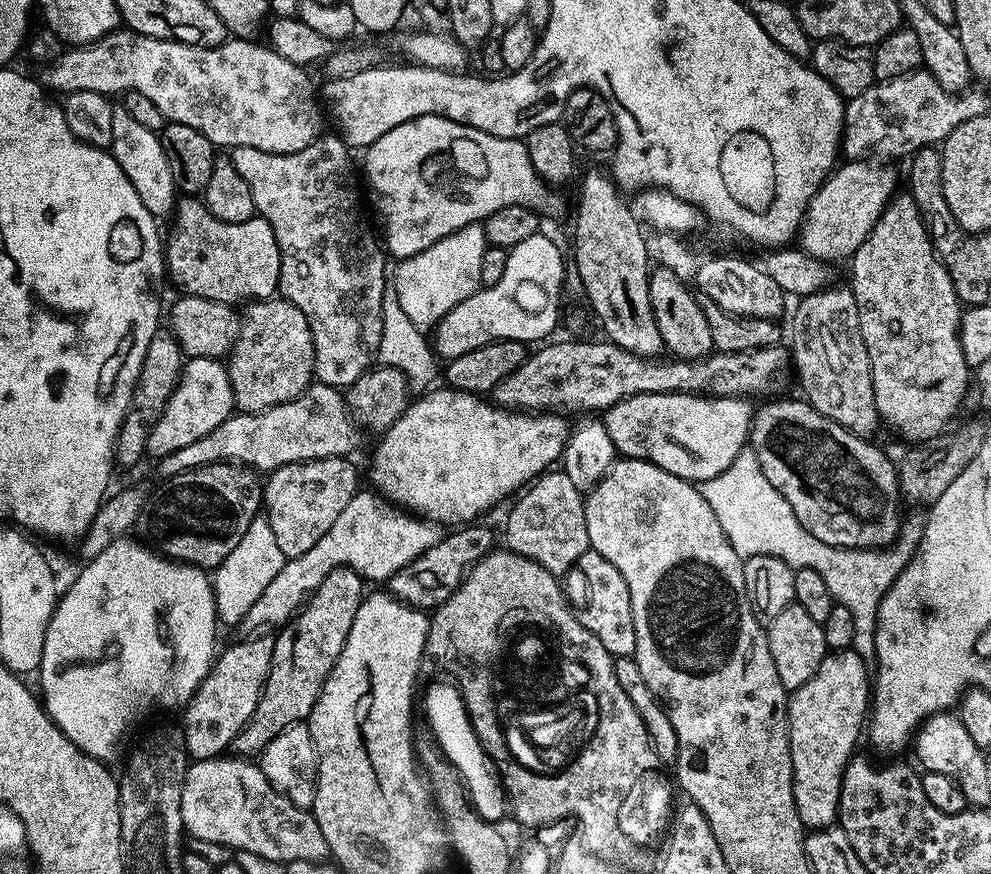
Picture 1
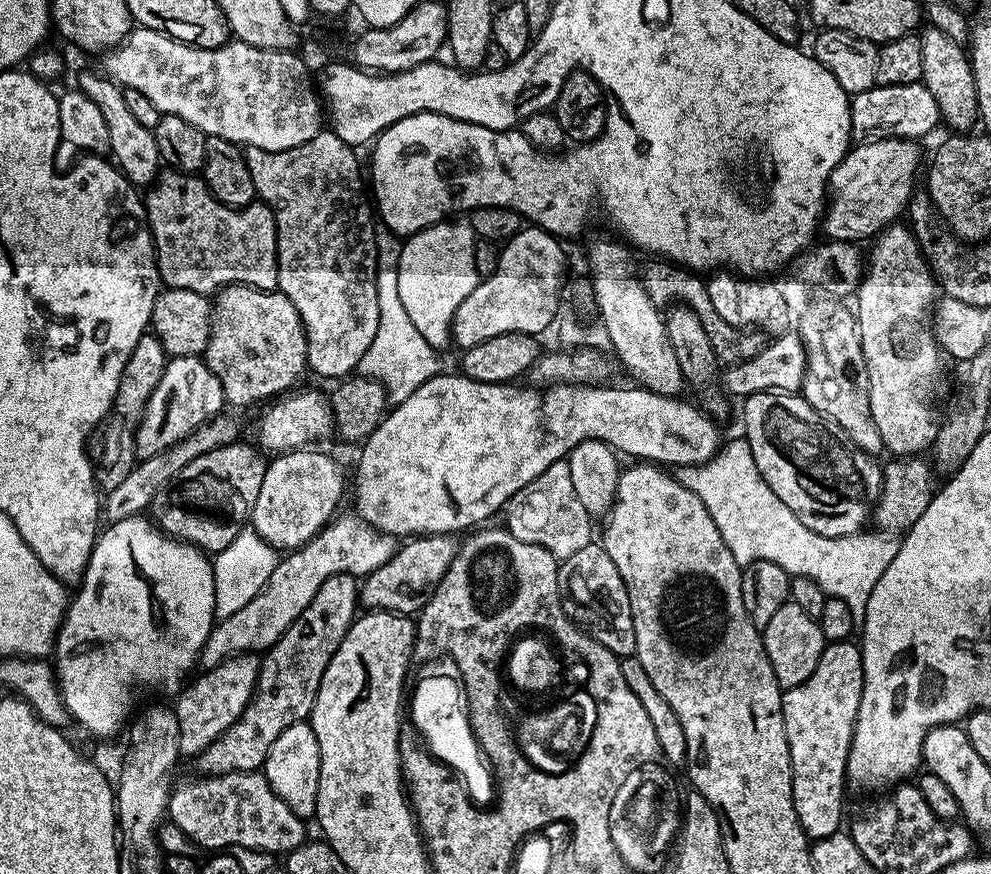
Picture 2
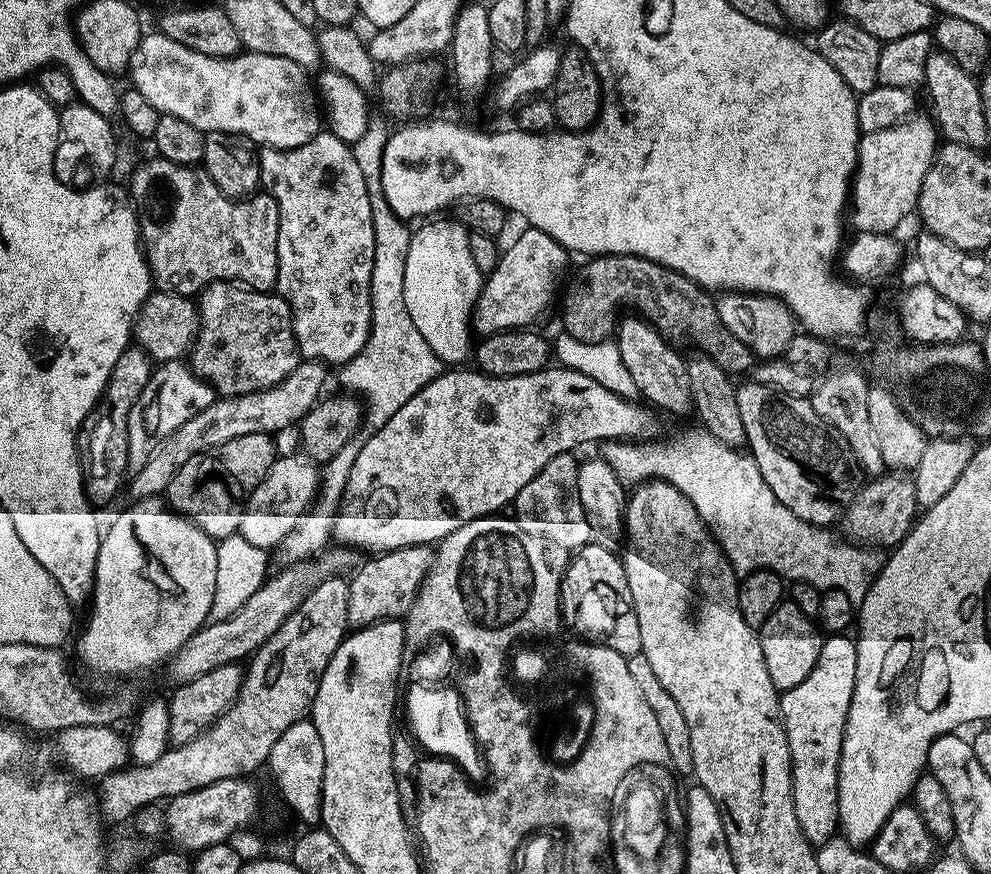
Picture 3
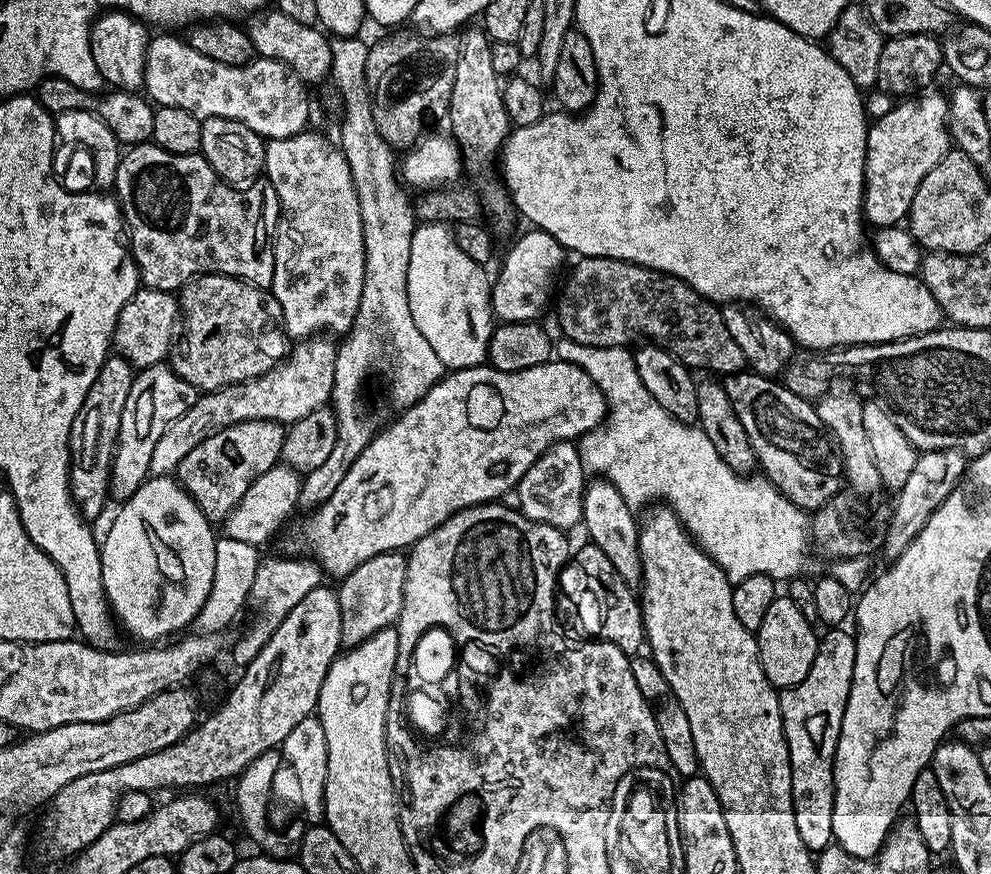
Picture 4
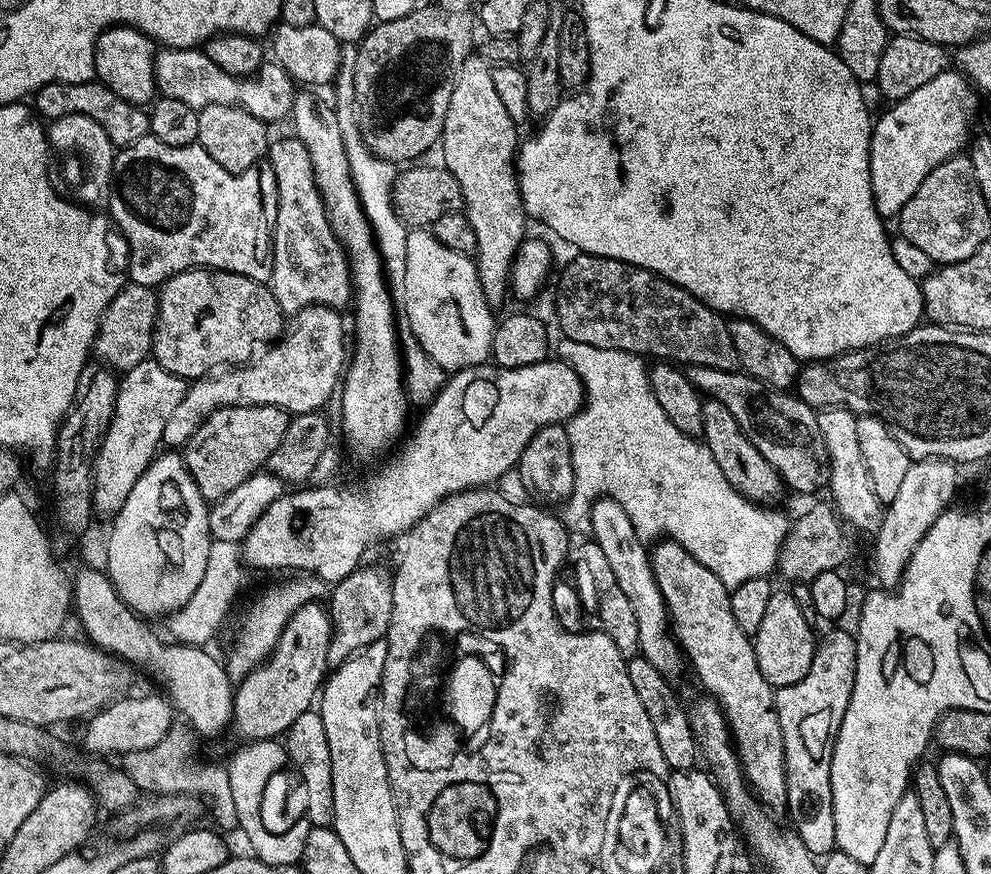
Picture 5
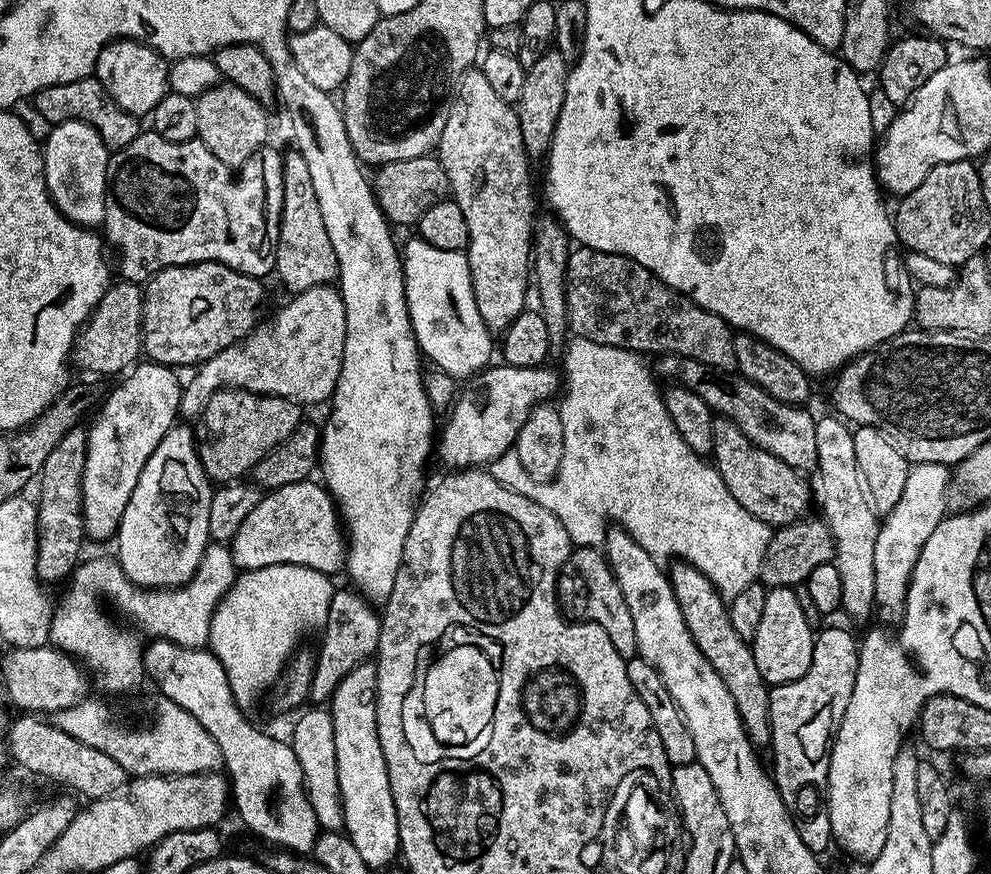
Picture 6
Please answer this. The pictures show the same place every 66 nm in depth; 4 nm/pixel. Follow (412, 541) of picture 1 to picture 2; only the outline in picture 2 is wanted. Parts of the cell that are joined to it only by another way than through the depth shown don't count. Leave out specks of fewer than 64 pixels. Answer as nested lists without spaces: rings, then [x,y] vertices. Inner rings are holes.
[[[349,514],[349,516],[337,515],[335,519],[324,525],[324,529],[310,542],[306,542],[301,548],[293,548],[285,558],[277,559],[274,566],[274,574],[230,618],[216,620],[213,623],[210,634],[200,651],[198,661],[201,669],[207,670],[218,666],[223,660],[230,659],[243,652],[255,652],[263,654],[272,645],[282,638],[282,634],[310,606],[314,594],[326,582],[326,578],[338,574],[350,574],[357,578],[369,576],[382,562],[390,562],[390,558],[398,549],[397,537],[388,536],[385,532],[379,532],[377,528],[371,528],[361,516]]]

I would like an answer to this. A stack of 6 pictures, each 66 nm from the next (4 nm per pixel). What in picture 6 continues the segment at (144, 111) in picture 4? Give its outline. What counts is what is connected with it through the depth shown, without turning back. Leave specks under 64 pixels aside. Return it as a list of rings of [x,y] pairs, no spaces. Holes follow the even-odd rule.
[[[95,75],[82,78],[78,82],[62,82],[58,86],[46,86],[34,97],[36,103],[36,112],[44,120],[49,120],[49,125],[55,126],[62,122],[77,120],[86,122],[102,138],[102,142],[110,150],[119,150],[130,146],[134,138],[138,138],[142,131],[141,121],[137,117],[130,115],[102,86],[102,82],[96,79]]]

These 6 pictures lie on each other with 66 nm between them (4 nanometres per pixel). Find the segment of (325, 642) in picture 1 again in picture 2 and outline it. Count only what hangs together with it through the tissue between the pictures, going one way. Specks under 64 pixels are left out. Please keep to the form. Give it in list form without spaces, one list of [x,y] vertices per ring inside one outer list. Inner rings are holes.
[[[338,574],[326,578],[318,594],[314,594],[310,606],[306,606],[306,610],[302,610],[302,614],[298,614],[298,618],[294,618],[294,622],[284,631],[282,638],[278,638],[278,642],[263,653],[256,690],[238,722],[234,722],[230,730],[210,742],[210,746],[195,757],[194,764],[201,768],[199,771],[203,775],[221,776],[263,769],[266,754],[270,754],[270,746],[274,746],[274,738],[278,738],[286,726],[294,726],[311,717],[322,674],[326,674],[330,658],[334,658],[357,615],[357,577]]]

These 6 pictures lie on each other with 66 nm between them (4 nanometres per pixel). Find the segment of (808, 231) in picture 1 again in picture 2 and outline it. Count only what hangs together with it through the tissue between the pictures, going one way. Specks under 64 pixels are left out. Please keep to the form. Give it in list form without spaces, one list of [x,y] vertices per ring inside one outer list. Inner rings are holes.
[[[870,140],[857,143],[846,153],[840,165],[832,172],[830,199],[822,217],[822,232],[828,235],[825,237],[829,241],[864,242],[867,236],[875,238],[889,224],[901,219],[917,187],[916,171],[920,168],[920,152],[916,147],[911,140]]]

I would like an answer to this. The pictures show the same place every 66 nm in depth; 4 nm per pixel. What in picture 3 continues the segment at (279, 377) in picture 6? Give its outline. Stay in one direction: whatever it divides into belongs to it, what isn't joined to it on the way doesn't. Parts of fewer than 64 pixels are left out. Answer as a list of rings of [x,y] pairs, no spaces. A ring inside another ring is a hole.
[[[304,360],[285,380],[266,390],[241,396],[217,398],[213,404],[206,406],[206,410],[202,410],[202,414],[194,414],[194,418],[190,418],[190,422],[182,422],[182,426],[178,426],[178,430],[174,430],[174,434],[170,434],[170,438],[158,442],[158,446],[155,448],[154,454],[150,454],[146,466],[142,466],[142,470],[138,470],[131,477],[130,488],[132,484],[133,497],[159,497],[167,489],[174,474],[178,474],[178,470],[182,470],[182,466],[186,466],[186,462],[190,462],[190,458],[194,458],[194,454],[202,454],[214,446],[222,446],[222,442],[230,442],[230,438],[242,438],[242,434],[258,434],[259,432],[277,434],[276,432],[290,427],[292,423],[293,427],[297,422],[303,420],[306,413],[316,405],[316,401],[321,399],[322,393],[325,391],[325,389],[323,390],[324,372],[326,372],[325,365],[314,360]]]

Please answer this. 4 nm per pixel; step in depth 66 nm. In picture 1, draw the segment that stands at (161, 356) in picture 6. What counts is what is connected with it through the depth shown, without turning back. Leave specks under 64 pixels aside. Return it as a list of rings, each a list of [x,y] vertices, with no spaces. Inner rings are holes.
[[[286,299],[253,300],[243,308],[240,330],[226,357],[226,367],[236,408],[261,412],[298,398],[313,383],[314,342],[306,314]]]

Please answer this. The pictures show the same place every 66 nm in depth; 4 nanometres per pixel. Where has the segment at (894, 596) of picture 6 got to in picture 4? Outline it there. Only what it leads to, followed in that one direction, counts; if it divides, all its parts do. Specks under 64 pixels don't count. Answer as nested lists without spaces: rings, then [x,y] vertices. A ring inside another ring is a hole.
[[[954,450],[928,451],[917,457],[913,473],[906,478],[904,487],[898,490],[894,512],[889,524],[886,524],[882,552],[888,556],[887,559],[896,559],[905,552],[906,546],[918,536],[930,514],[951,494],[967,465],[964,453]]]

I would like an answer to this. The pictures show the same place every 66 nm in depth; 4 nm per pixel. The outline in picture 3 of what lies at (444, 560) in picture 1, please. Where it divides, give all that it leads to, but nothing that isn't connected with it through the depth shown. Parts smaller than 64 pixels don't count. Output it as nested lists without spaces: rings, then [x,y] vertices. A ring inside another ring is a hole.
[[[415,544],[393,552],[373,555],[351,573],[348,580],[350,602],[346,606],[349,629],[365,628],[380,620],[400,620],[407,617],[416,600],[428,567],[432,564],[433,549],[427,544]]]

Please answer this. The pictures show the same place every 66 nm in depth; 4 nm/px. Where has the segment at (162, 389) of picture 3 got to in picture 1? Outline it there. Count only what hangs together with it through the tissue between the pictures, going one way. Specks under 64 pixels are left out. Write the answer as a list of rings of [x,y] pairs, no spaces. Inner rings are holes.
[[[185,359],[180,382],[170,394],[158,422],[154,422],[150,430],[147,455],[153,458],[169,456],[174,454],[174,450],[182,450],[182,446],[190,446],[190,442],[198,442],[198,438],[206,438],[210,430],[222,426],[222,422],[234,415],[235,408],[234,390],[230,386],[228,370],[219,359]]]

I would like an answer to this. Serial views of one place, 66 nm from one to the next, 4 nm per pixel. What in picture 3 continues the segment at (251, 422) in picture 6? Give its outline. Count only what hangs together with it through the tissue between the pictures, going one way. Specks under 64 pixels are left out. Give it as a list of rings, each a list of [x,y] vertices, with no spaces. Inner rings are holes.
[[[267,432],[242,434],[242,438],[230,438],[222,446],[214,446],[202,454],[194,454],[178,474],[169,482],[166,500],[172,511],[194,521],[207,536],[219,542],[240,531],[245,501],[266,478],[278,458],[276,444]]]

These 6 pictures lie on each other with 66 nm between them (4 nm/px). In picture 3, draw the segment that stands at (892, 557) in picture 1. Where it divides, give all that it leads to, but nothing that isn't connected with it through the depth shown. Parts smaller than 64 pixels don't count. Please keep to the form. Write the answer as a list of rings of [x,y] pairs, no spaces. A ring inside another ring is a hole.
[[[695,426],[689,432],[668,440],[665,444],[657,442],[629,442],[626,440],[610,440],[603,445],[602,459],[608,463],[610,470],[618,474],[618,478],[626,486],[635,486],[646,480],[664,480],[686,496],[694,506],[694,510],[708,527],[712,537],[720,544],[721,550],[731,562],[737,574],[755,572],[758,568],[769,568],[785,581],[801,580],[810,586],[827,590],[842,590],[850,602],[860,605],[870,590],[872,581],[882,567],[882,556],[879,551],[865,550],[861,545],[845,542],[843,539],[832,540],[831,531],[815,524],[807,524],[798,518],[778,498],[774,498],[774,490],[766,486],[762,478],[762,470],[758,470],[756,459],[747,451],[739,448],[728,448],[714,434],[710,434],[703,426]]]

